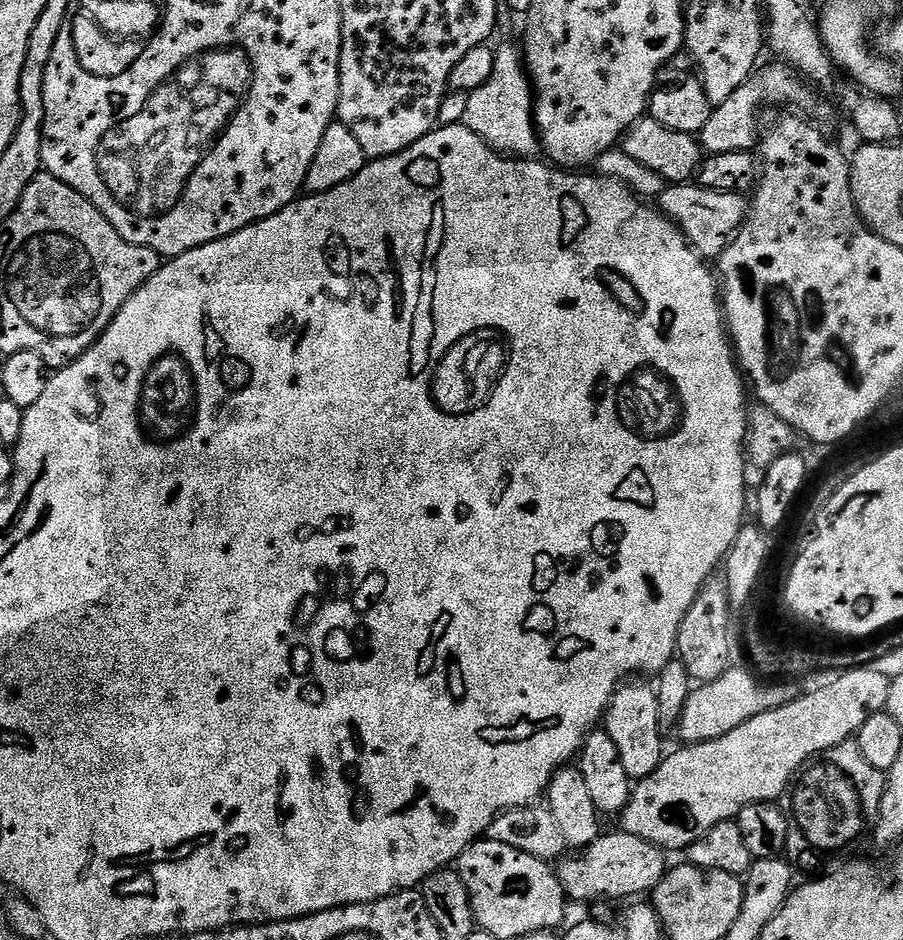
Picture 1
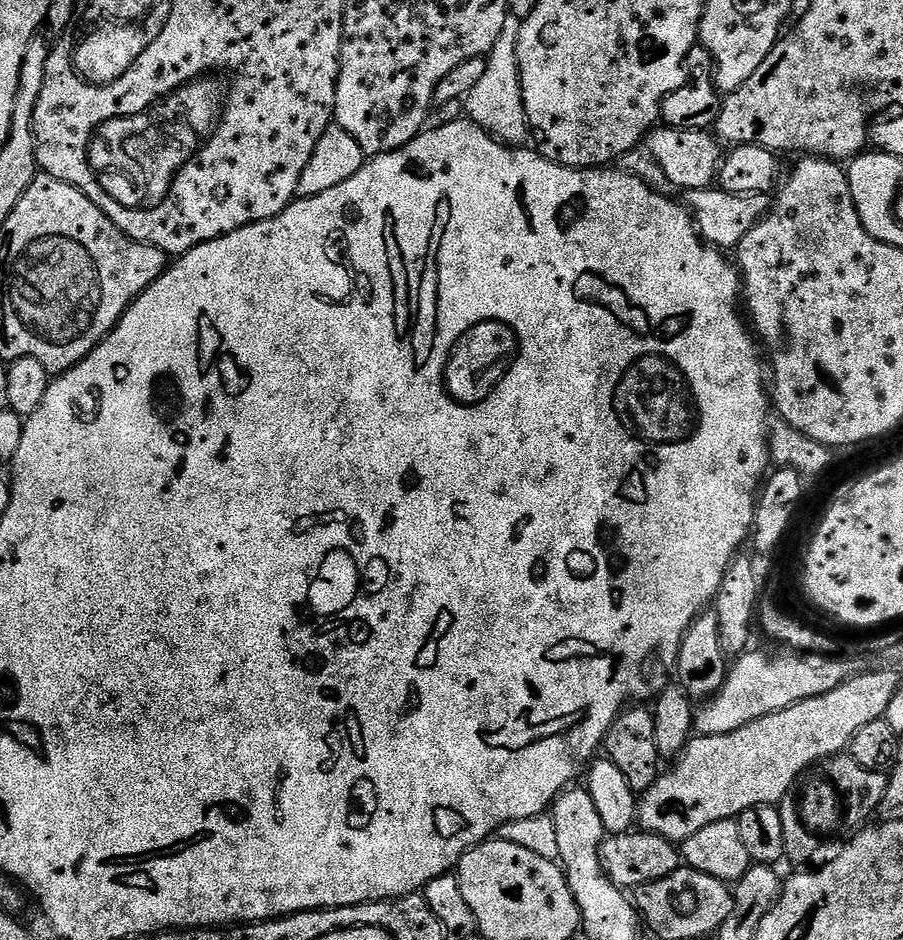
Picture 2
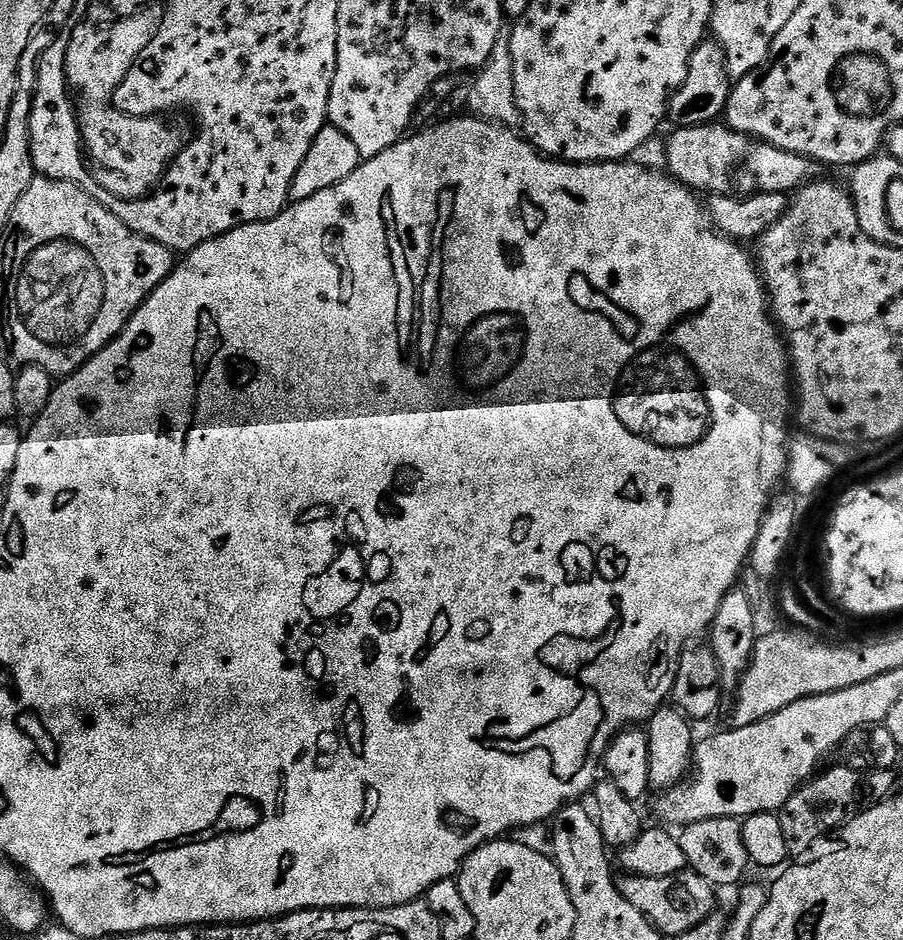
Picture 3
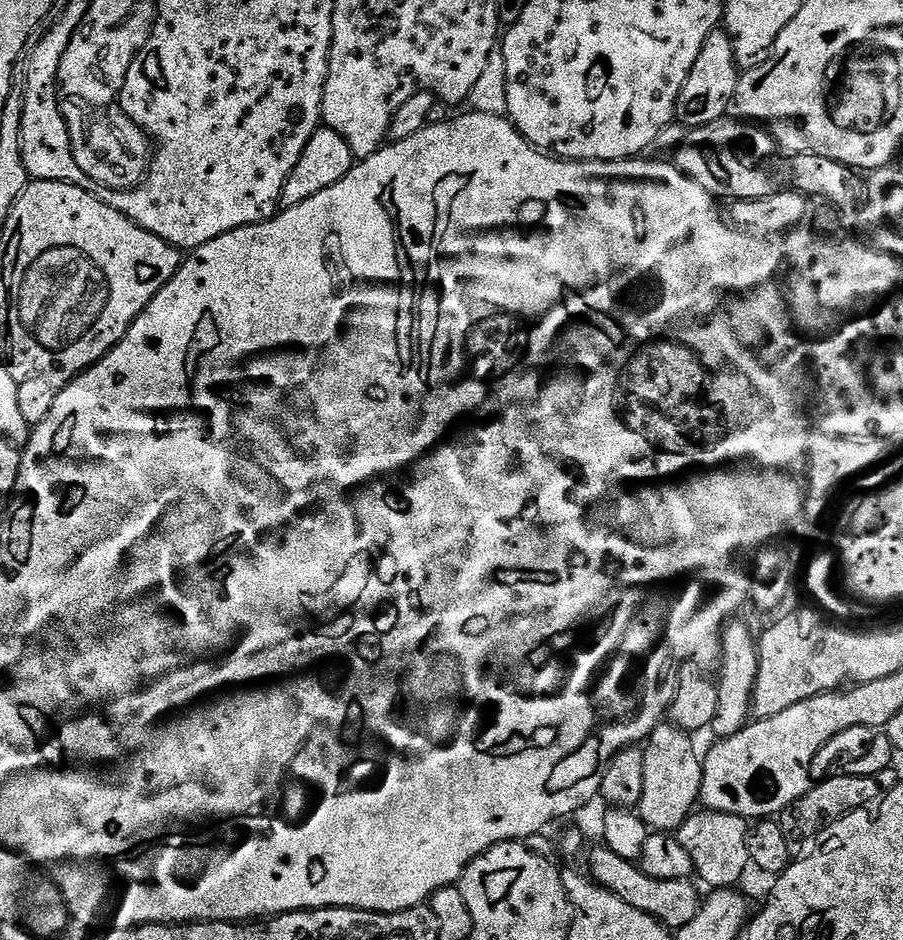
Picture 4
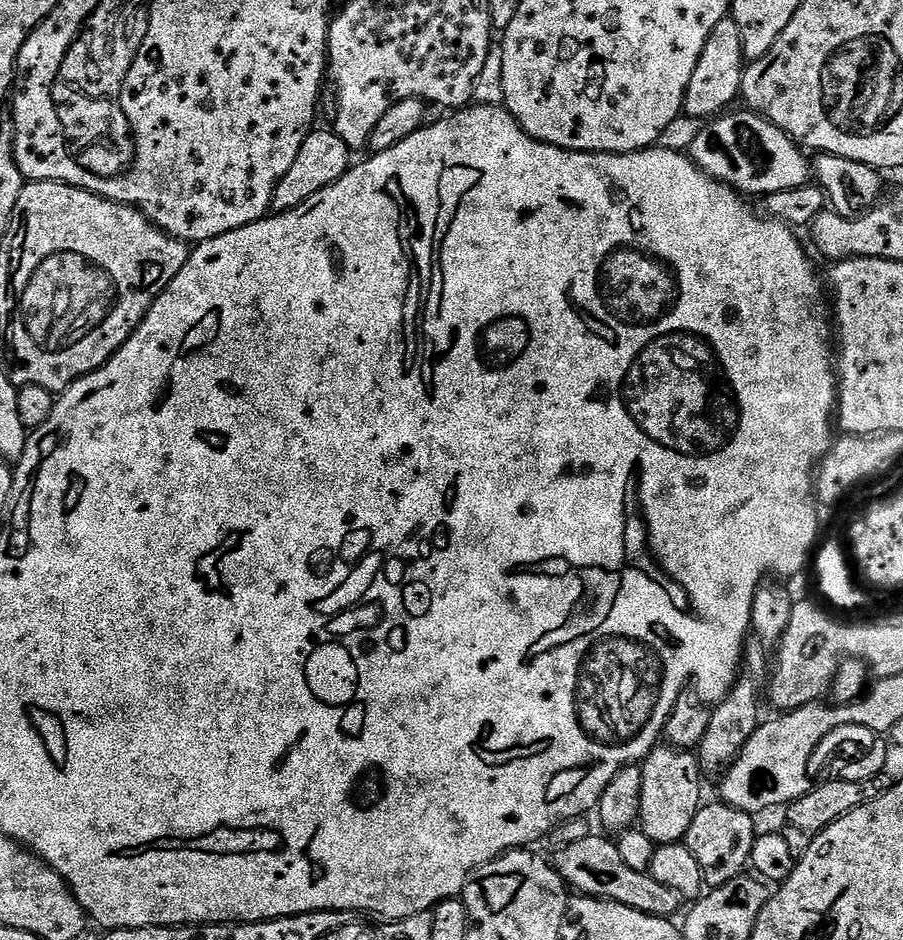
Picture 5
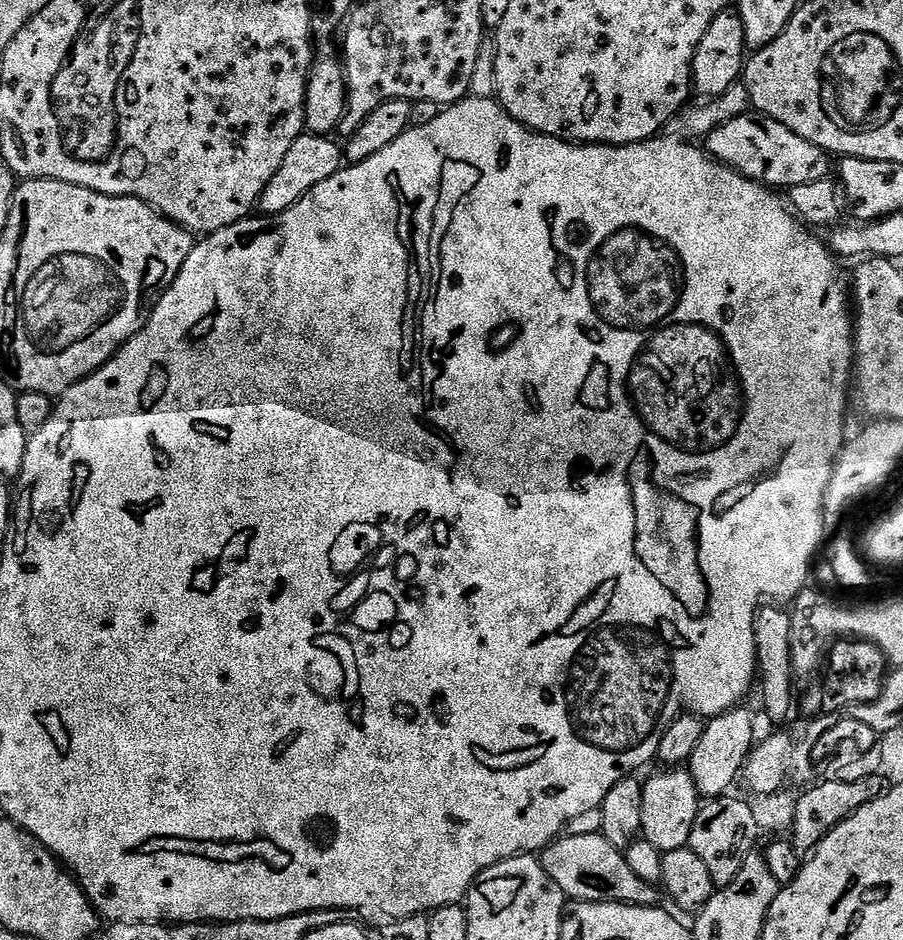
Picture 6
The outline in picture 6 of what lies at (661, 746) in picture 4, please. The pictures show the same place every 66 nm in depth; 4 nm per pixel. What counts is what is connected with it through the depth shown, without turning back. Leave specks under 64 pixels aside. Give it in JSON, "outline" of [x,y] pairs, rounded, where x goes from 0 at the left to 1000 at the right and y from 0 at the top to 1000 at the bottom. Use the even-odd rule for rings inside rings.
{"outline":[[[744,815],[731,819],[728,826],[712,831],[711,845],[711,893],[720,896],[720,900],[729,900],[731,906],[762,901],[764,883],[769,883],[769,870],[777,859],[777,848],[769,836],[769,830],[761,816]]]}

